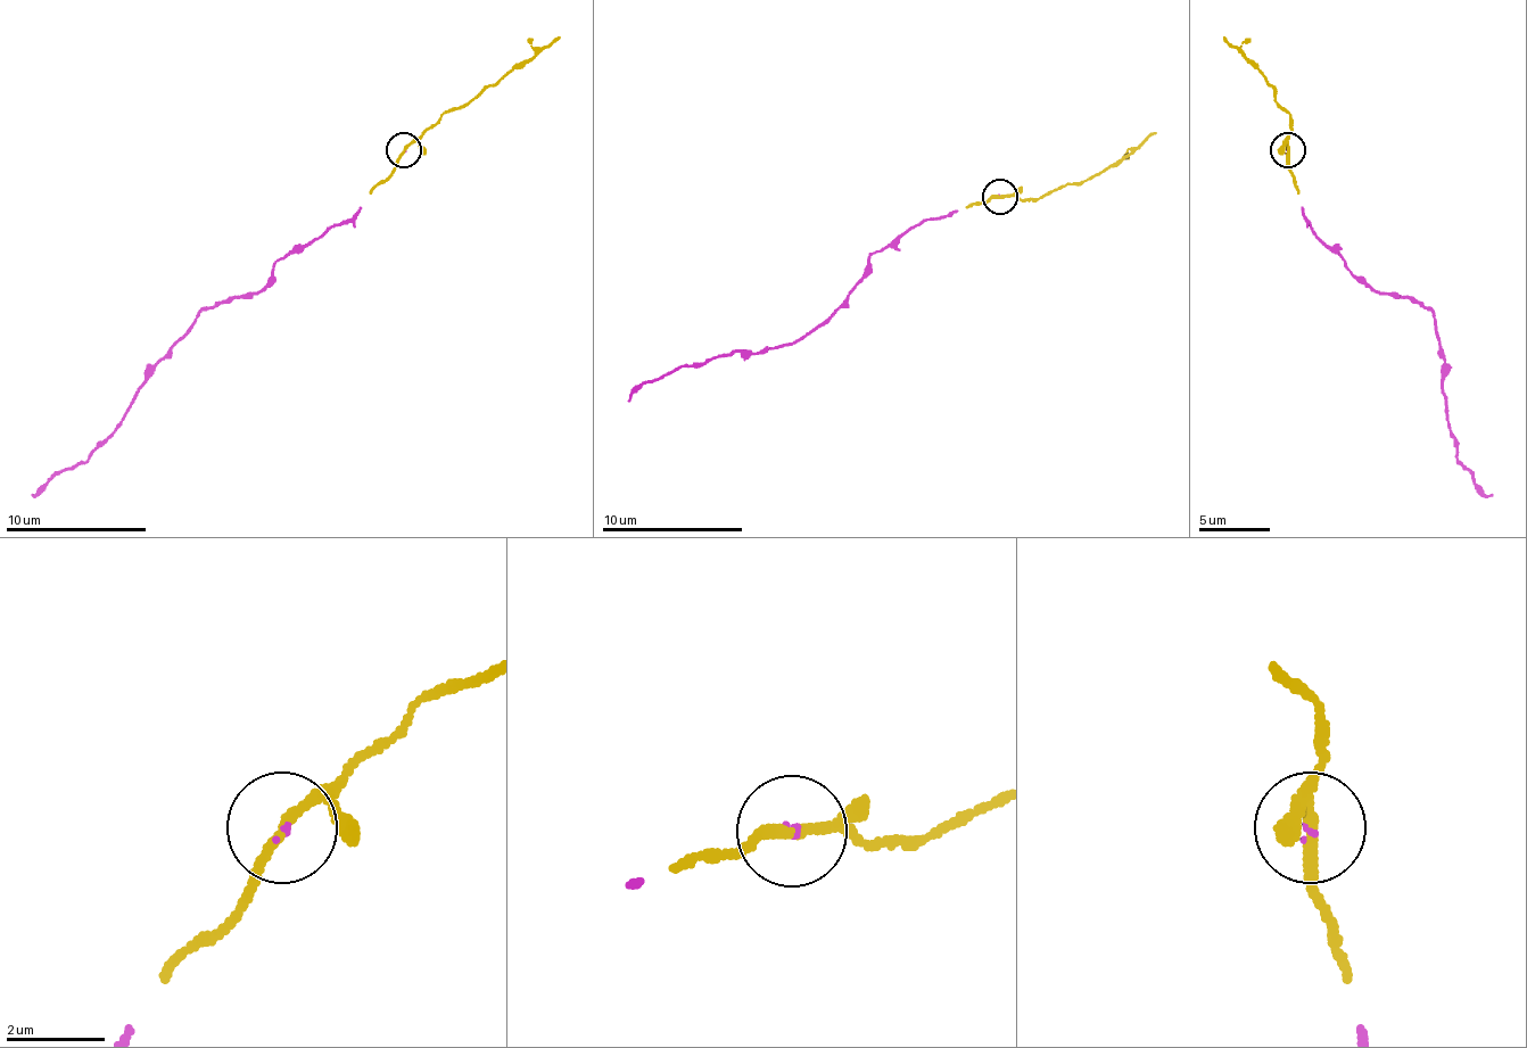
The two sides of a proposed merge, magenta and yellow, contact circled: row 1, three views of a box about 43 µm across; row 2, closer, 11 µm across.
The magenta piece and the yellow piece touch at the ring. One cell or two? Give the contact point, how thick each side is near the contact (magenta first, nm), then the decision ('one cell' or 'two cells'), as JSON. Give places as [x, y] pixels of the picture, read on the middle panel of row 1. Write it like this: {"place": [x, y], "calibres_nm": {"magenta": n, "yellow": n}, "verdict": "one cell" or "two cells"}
{"place": [1000, 196], "calibres_nm": {"magenta": 60, "yellow": 200}, "verdict": "one cell"}

